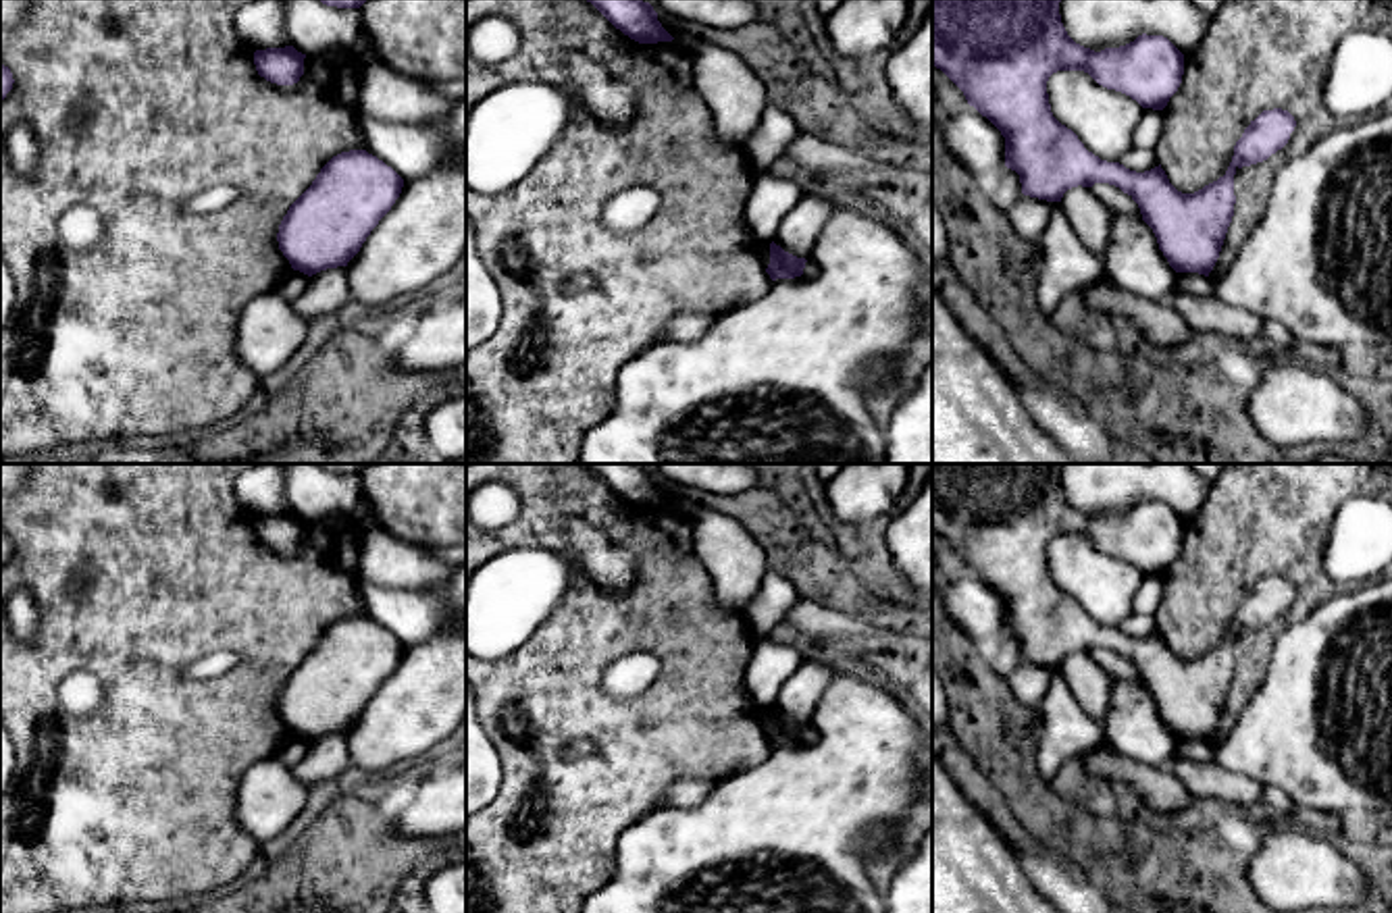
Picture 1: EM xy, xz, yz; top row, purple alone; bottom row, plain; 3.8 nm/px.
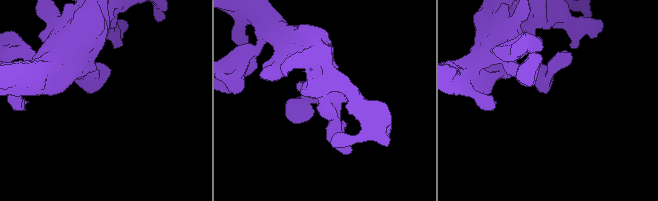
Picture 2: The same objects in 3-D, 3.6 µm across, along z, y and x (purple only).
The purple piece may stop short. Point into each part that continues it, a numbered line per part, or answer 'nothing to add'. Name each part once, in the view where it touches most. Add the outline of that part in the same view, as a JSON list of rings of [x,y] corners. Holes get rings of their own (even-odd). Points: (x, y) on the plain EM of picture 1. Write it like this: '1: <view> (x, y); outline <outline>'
nothing to add

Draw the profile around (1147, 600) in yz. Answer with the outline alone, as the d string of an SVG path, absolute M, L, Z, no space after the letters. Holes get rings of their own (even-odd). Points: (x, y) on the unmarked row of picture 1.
M1144 574L1132 601L1134 614L1155 616L1163 601L1161 576Z

